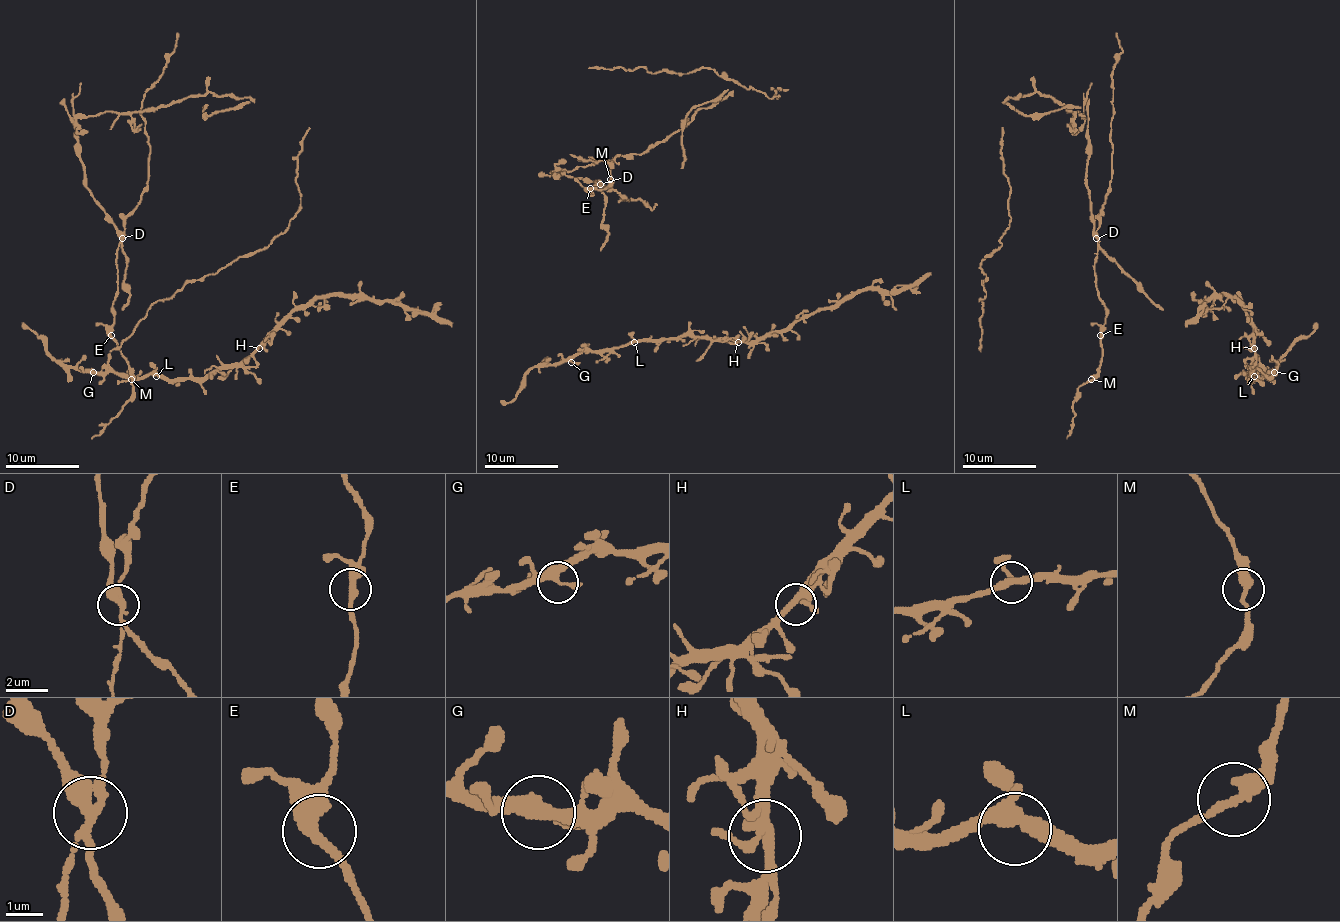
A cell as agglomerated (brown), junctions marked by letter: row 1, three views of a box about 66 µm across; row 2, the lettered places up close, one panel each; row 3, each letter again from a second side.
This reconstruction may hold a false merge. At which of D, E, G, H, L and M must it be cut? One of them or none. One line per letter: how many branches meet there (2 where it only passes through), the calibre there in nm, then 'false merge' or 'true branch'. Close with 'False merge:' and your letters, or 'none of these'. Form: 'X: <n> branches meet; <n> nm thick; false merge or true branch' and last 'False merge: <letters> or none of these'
D: 4 branches meet; 320 nm thick; false merge
E: 3 branches meet; 320 nm thick; true branch
G: 4 branches meet; 320 nm thick; true branch
H: 3 branches meet; 280 nm thick; true branch
L: 3 branches meet; 320 nm thick; true branch
M: 2 branches meet; 360 nm thick; true branch
False merge: D

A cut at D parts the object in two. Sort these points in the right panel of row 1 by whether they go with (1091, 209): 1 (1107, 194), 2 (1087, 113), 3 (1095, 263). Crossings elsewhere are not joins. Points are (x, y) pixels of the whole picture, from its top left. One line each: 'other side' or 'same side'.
1: other side
2: same side
3: other side

